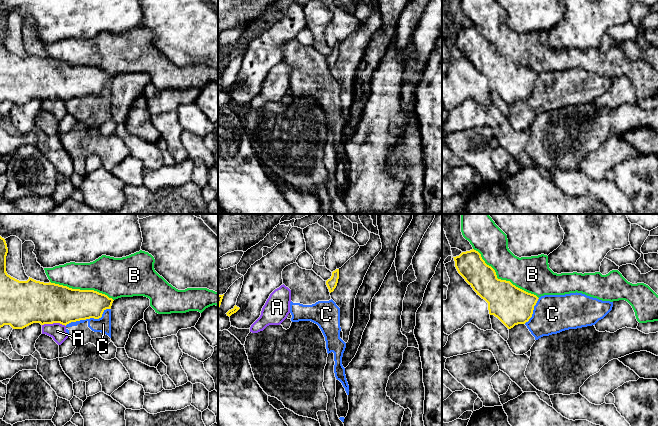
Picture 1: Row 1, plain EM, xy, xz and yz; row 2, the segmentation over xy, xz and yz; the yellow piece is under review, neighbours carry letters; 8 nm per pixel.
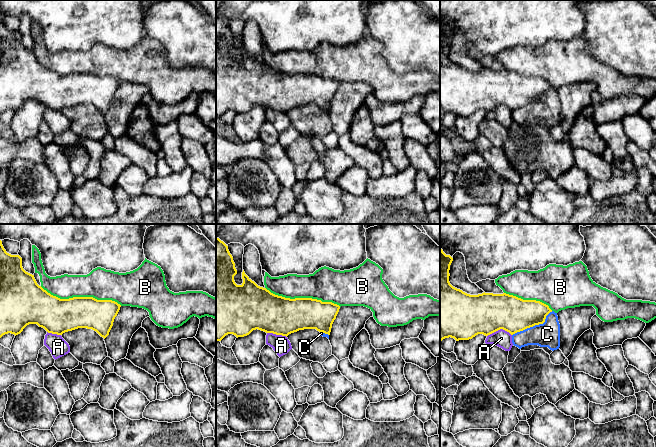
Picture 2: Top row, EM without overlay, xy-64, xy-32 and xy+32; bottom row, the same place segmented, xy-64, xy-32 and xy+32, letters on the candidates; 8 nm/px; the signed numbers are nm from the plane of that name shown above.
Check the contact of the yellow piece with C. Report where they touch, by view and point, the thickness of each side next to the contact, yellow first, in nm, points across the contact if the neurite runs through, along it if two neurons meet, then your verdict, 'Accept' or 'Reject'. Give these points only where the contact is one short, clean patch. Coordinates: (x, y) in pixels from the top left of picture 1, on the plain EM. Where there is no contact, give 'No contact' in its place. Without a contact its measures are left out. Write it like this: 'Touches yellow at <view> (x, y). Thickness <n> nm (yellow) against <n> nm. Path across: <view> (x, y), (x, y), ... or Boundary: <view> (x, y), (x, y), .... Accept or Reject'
Touches yellow at xy (88, 94). Thickness 300 nm (yellow) against 120 nm. Boundary: xy (110, 84), (107, 84), (98, 94), (80, 95), (65, 101). Reject

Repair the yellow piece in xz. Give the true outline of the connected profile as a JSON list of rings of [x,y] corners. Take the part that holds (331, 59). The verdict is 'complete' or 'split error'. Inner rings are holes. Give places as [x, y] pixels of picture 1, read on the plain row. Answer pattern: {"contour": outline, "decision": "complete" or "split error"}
{"contour": [[[336,45],[335,47],[332,48],[331,54],[326,57],[326,61],[330,69],[333,68],[334,65],[336,64],[338,55],[339,55],[339,45]]], "decision": "complete"}

